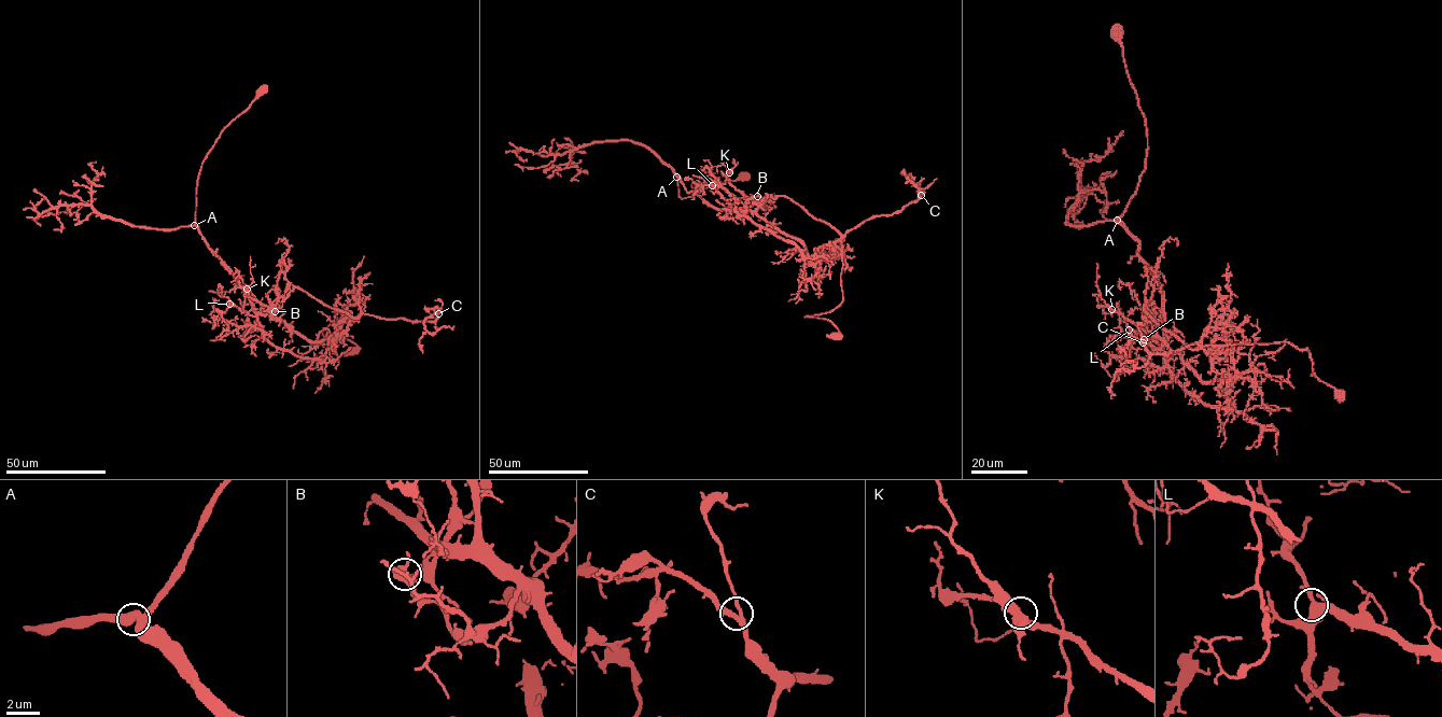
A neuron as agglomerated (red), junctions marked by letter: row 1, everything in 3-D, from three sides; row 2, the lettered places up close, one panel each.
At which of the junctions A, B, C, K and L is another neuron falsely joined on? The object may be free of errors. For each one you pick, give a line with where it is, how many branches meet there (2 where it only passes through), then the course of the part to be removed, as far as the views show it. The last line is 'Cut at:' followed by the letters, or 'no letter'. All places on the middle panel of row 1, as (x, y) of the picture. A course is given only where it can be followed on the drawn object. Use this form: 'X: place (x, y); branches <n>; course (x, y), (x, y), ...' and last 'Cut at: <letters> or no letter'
B: place (757, 196); branches 5; course (756, 196), (752, 199), (789, 197), (841, 235), (842, 300), (804, 317), (831, 322), (839, 333), (826, 335)
Cut at: B

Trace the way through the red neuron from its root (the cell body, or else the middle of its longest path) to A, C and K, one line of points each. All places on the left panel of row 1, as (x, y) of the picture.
A: (263, 90), (223, 130), (202, 160), (197, 181), (194, 225)
C: (263, 90), (202, 160), (195, 213), (252, 308), (272, 312), (298, 287), (352, 318), (438, 313)
K: (263, 90), (221, 132), (196, 193), (195, 225), (208, 247), (255, 311), (275, 310), (247, 289)

